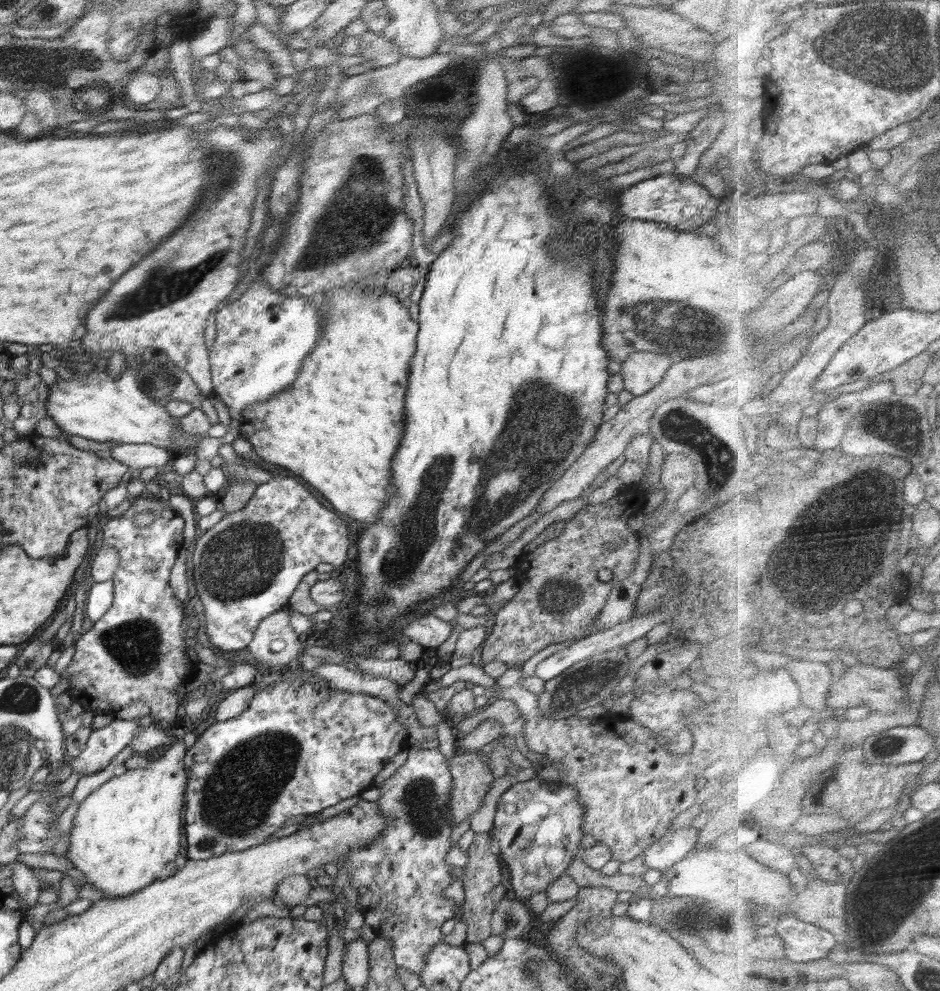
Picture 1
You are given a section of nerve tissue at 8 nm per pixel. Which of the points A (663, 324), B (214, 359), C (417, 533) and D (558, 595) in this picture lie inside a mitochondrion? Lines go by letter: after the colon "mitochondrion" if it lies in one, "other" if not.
A: mitochondrion
B: other
C: mitochondrion
D: mitochondrion

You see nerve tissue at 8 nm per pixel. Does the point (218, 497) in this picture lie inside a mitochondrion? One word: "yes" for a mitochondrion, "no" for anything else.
no

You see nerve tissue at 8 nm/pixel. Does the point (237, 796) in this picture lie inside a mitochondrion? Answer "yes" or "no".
yes

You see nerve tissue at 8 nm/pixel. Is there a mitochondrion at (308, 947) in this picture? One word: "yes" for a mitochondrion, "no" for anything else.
no

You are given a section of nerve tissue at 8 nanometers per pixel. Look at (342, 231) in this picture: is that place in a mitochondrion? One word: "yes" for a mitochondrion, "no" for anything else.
yes

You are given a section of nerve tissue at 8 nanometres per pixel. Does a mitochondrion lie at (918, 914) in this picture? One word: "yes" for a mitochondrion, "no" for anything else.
no

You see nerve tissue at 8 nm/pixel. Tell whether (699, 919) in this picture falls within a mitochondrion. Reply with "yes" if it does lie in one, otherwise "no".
yes

